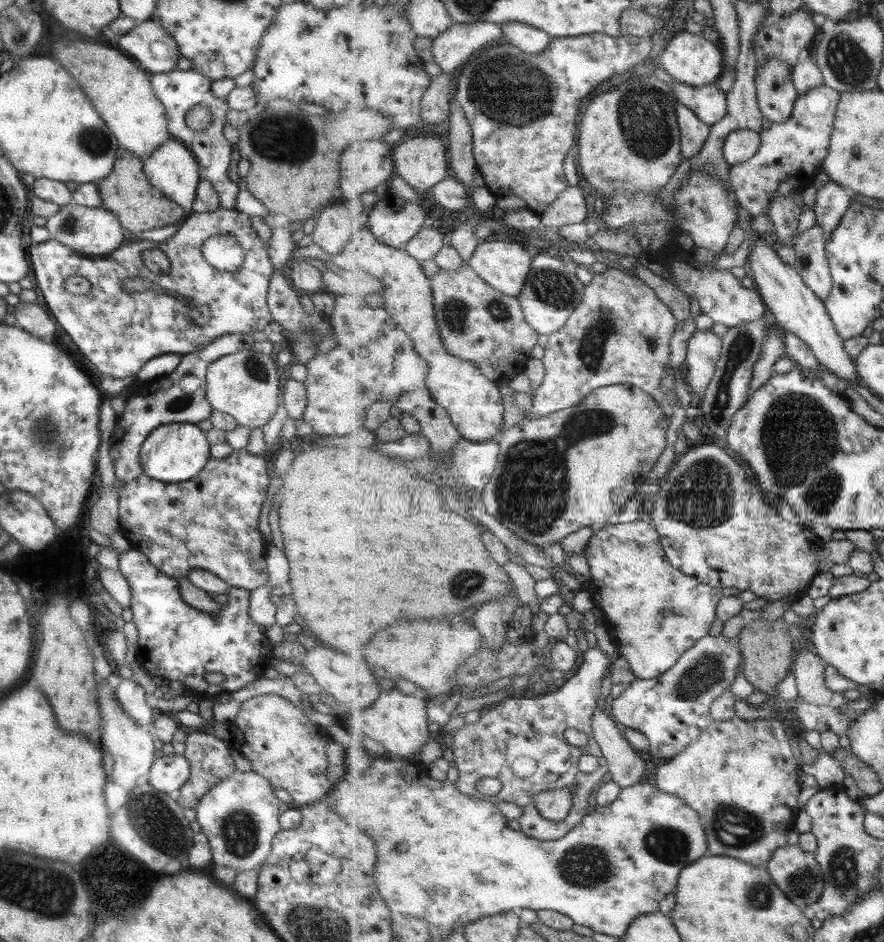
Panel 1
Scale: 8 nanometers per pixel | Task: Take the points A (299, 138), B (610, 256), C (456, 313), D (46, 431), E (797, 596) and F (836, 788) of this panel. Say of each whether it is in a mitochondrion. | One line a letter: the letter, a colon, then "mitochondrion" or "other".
A: mitochondrion
B: other
C: mitochondrion
D: mitochondrion
E: other
F: other

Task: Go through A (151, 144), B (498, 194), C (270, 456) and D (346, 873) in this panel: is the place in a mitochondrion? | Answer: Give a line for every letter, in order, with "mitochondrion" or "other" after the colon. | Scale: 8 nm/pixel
A: other
B: other
C: other
D: other

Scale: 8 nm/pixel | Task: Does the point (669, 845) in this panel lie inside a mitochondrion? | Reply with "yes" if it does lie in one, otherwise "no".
yes

